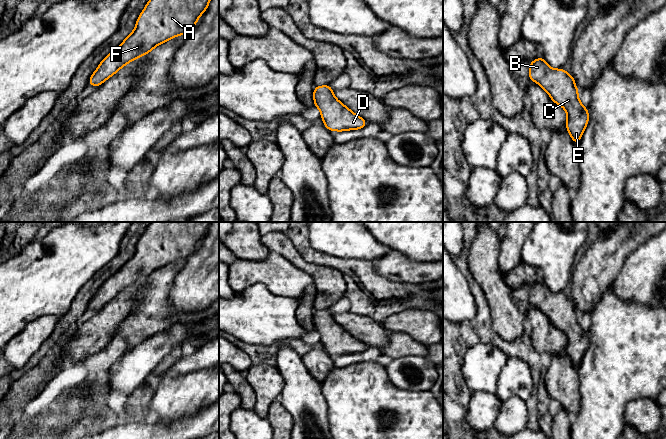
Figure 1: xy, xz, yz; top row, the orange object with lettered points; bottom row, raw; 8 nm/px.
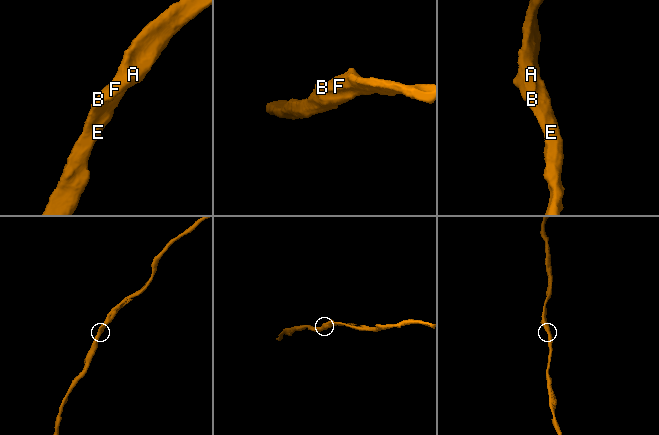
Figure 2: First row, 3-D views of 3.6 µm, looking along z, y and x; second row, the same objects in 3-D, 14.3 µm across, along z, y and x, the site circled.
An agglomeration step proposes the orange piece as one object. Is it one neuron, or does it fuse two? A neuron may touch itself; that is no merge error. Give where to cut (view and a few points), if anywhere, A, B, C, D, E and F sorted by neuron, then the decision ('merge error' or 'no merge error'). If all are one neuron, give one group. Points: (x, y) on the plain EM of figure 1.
no cut | A B C D E F | no merge error

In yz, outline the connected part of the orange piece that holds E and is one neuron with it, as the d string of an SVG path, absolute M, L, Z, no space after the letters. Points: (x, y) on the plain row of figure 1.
M540 281L530 286L528 299L530 305L539 308L553 326L565 333L565 351L577 369L589 346L589 335L578 322L579 314L572 298L568 298L564 292L552 293L545 283Z

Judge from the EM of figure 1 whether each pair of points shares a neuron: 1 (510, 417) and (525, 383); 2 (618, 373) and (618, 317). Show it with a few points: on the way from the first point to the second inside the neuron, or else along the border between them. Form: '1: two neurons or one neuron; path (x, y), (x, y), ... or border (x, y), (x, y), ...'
1: one neuron; path (514, 409), (514, 395), (518, 391)
2: one neuron; path (618, 359), (618, 331)

